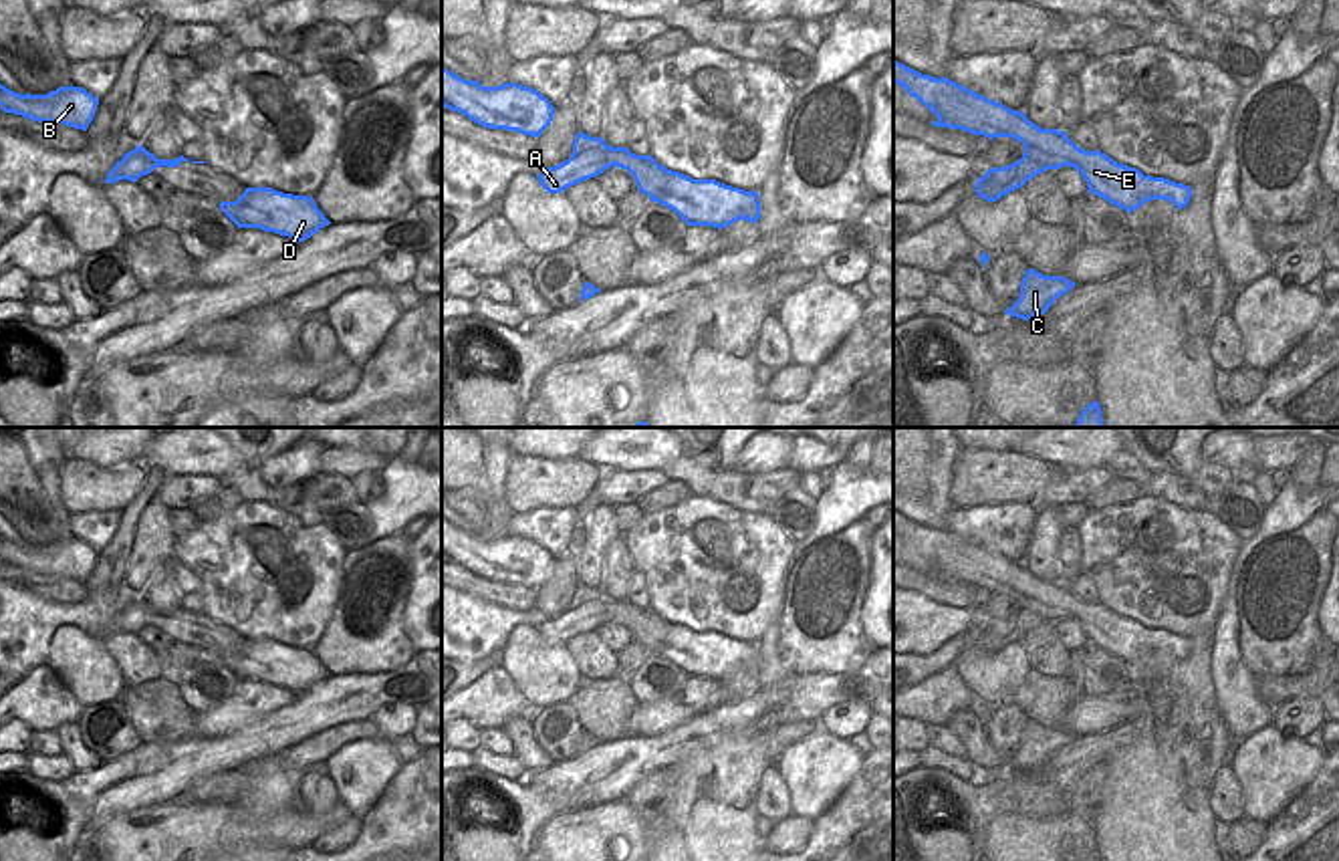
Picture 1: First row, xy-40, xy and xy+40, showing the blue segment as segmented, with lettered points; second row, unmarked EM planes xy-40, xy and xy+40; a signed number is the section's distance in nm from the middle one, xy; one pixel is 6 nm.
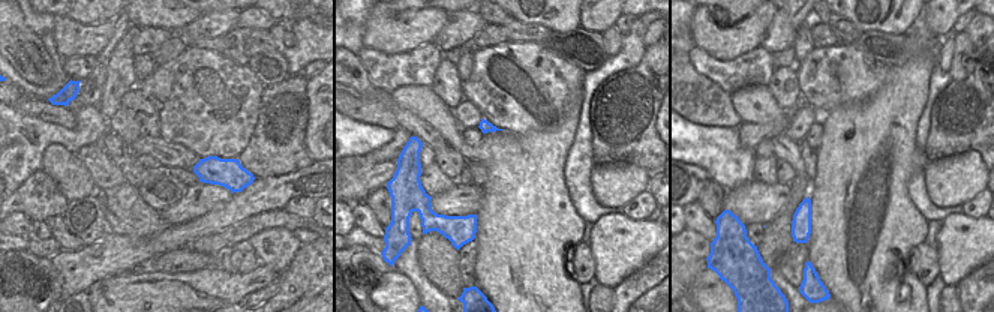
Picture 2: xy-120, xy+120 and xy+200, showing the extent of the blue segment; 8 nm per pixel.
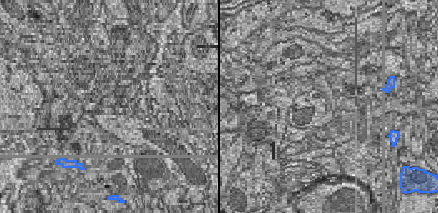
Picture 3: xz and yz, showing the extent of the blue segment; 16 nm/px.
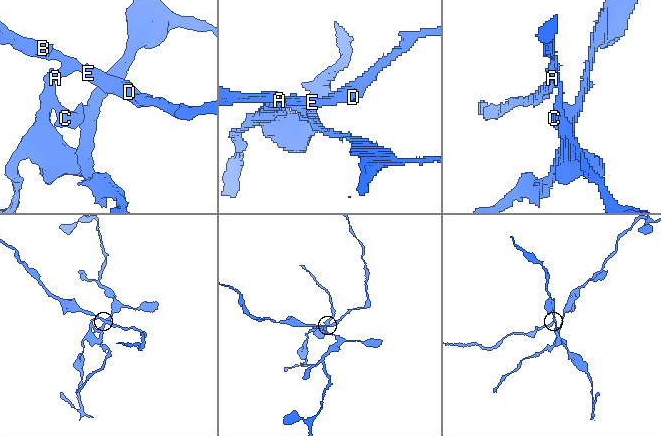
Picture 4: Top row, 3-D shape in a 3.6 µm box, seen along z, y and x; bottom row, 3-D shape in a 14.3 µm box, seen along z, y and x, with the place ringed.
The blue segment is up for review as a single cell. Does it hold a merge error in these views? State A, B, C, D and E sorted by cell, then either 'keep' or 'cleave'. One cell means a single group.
A C / B D E; cleave

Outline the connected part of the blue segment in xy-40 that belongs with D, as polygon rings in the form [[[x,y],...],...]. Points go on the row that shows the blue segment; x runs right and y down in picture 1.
[[[246,188],[236,202],[220,202],[220,210],[238,228],[260,228],[296,242],[305,242],[331,224],[313,198],[272,188]]]

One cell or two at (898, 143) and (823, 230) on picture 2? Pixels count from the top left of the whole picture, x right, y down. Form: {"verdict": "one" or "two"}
{"verdict": "one"}

